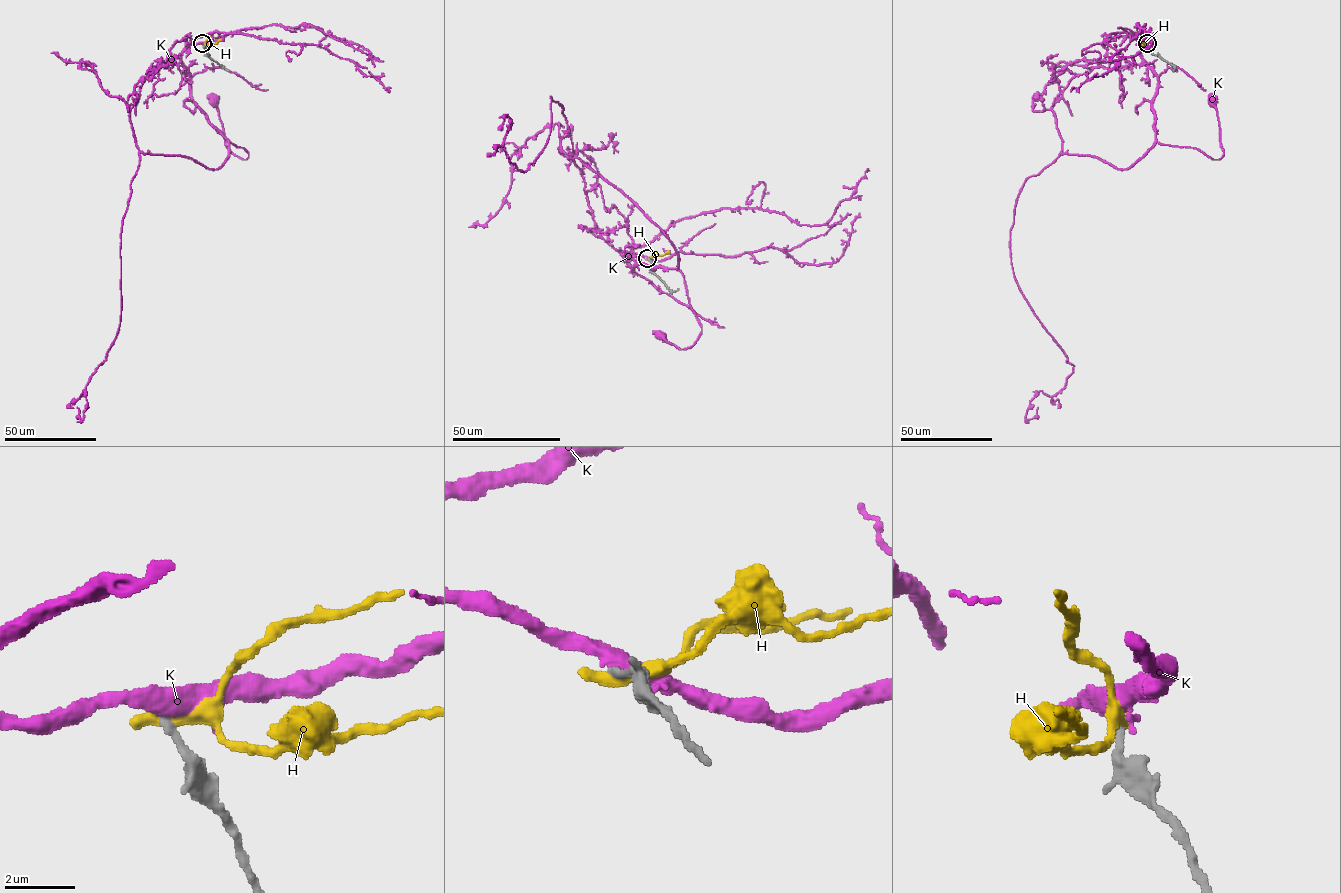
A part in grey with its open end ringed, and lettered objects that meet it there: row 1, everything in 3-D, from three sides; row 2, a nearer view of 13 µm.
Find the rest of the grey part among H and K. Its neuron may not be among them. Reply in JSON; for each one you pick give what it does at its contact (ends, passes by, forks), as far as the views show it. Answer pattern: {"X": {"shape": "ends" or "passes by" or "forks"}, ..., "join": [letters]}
{"join": []}

